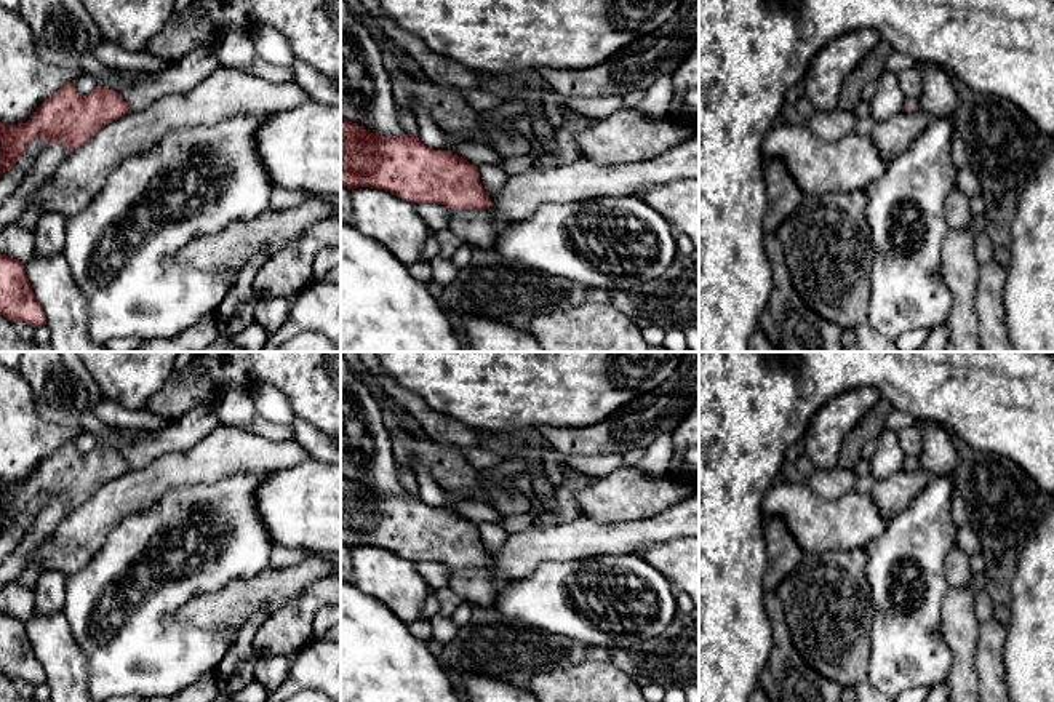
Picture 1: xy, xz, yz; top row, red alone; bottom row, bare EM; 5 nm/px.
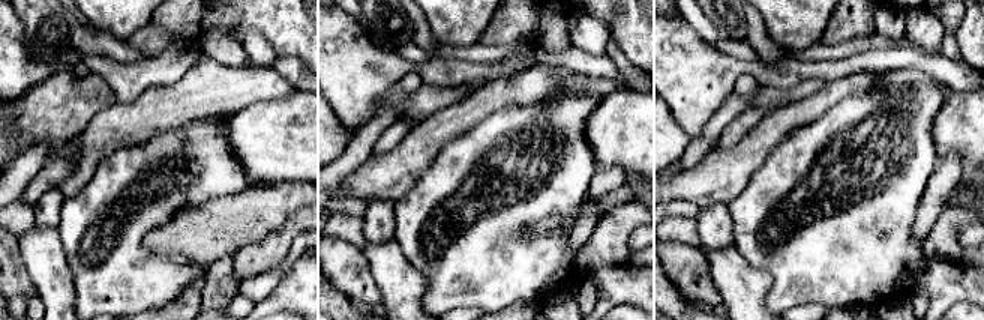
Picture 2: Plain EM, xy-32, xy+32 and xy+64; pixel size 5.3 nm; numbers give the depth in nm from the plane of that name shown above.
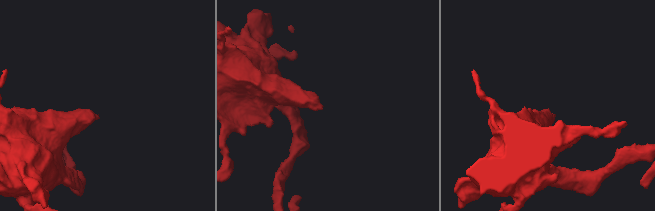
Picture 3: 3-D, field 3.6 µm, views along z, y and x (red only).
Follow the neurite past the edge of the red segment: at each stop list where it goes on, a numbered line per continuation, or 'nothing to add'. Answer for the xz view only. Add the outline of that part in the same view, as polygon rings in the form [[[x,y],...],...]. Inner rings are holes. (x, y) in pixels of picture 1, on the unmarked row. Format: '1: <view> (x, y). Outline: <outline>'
nothing to add

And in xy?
nothing to add

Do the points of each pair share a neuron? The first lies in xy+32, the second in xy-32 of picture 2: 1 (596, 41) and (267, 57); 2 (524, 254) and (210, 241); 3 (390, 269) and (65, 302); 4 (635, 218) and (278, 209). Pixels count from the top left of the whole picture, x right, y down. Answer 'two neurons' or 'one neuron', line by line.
1: one neuron
2: two neurons
3: one neuron
4: two neurons

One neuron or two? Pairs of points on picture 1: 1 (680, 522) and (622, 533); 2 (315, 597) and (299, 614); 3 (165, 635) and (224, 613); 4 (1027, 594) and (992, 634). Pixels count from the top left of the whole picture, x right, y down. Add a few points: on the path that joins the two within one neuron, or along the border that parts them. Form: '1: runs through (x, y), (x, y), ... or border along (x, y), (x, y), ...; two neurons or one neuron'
1: runs through (666, 526), (637, 533); one neuron
2: runs through (311, 602), (303, 610); one neuron
3: border along (168, 616), (200, 627), (229, 627); two neurons
4: border along (1006, 626), (1003, 662); two neurons

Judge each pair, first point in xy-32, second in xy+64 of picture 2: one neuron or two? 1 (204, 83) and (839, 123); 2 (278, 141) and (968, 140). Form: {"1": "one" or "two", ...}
{"1": "two", "2": "one"}

